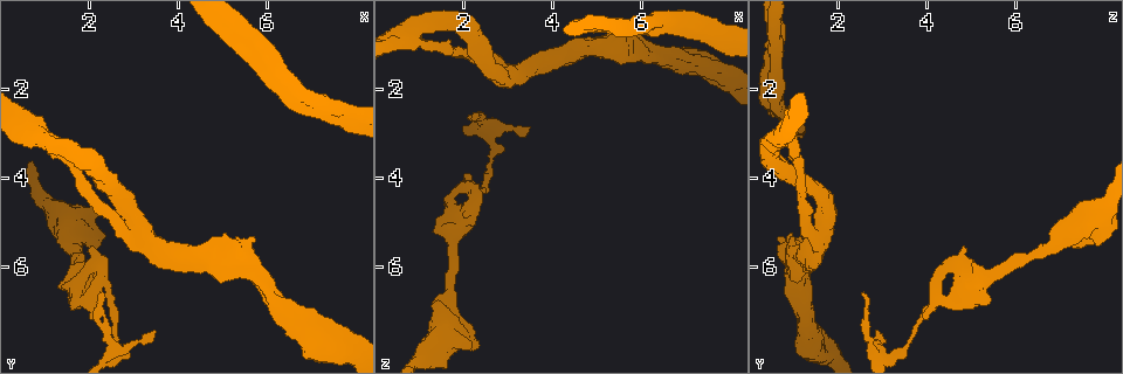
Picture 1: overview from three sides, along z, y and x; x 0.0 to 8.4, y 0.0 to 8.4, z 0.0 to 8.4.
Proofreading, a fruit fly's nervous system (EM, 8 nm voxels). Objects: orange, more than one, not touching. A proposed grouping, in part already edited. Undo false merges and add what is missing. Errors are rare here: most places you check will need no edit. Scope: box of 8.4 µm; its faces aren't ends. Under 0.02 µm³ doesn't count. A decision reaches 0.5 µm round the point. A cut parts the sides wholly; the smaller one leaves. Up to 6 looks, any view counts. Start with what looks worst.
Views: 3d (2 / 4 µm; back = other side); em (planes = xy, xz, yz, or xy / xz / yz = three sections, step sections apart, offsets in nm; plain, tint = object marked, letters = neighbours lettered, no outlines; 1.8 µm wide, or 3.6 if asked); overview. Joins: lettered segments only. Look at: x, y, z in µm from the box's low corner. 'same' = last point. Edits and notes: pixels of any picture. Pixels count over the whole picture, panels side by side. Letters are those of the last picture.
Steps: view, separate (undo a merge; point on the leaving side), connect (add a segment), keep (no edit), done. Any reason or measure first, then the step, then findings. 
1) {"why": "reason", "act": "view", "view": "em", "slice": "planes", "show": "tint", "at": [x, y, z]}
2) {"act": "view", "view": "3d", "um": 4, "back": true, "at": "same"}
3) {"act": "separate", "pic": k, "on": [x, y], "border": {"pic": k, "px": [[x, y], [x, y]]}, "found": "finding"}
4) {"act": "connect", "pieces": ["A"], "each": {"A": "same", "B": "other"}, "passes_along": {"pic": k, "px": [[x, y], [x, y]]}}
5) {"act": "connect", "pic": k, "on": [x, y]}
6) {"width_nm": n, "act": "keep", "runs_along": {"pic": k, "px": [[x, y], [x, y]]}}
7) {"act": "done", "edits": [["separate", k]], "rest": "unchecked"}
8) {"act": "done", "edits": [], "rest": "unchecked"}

{"why": "sharp bend", "act": "view", "view": "3d", "um": 4, "at": [2.25, 6.20, 4.30]}

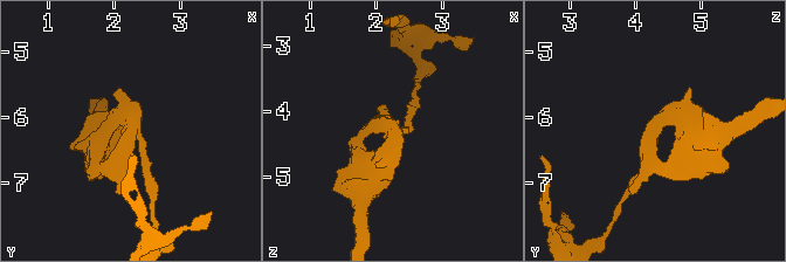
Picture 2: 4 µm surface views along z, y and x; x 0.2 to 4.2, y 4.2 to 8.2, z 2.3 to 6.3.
{"why": "now the EM", "act": "view", "view": "em", "slice": "xz", "step": 8, "show": "plain", "at": [2.30, 6.20, 4.25]}

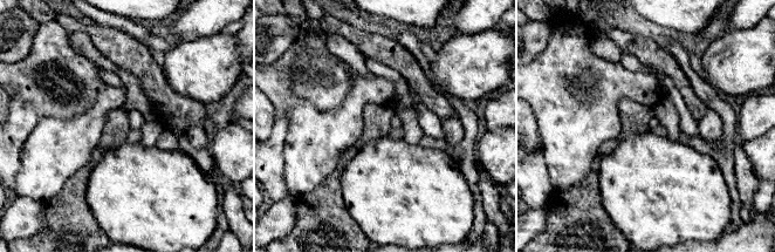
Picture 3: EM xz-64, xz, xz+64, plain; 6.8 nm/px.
{"why": "what lies round it", "act": "view", "view": "em", "slice": "xz", "step": 8, "show": "letters", "at": "same"}

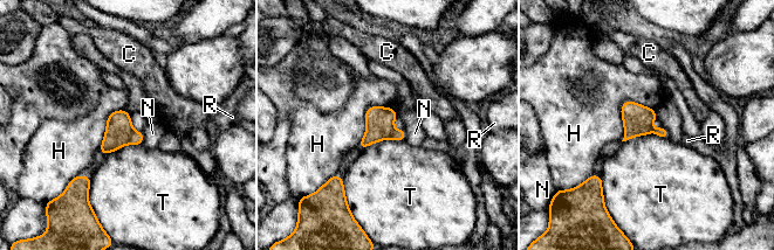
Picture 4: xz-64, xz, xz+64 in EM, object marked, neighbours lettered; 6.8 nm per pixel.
{"act": "separate", "pic": 4, "on": [136, 138], "each": {"C": "other", "H": "other", "N": "other", "R": "other", "T": "other"}, "border": {"pic": 4, "px": [[132, 130], [129, 143]]}, "found": "a second neuron is stuck on"}

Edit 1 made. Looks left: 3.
{"why": "three arms meet", "act": "view", "view": "em", "slice": "yz", "step": 4, "show": "tint", "at": [2.40, 4.10, 1.20]}

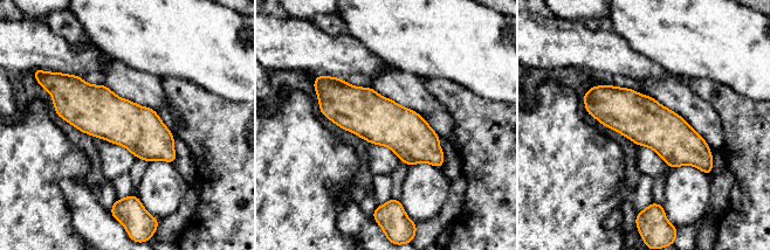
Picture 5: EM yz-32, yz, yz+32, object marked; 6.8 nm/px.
{"act": "view", "view": "em", "slice": "yz", "step": 4, "show": "letters", "at": "same"}

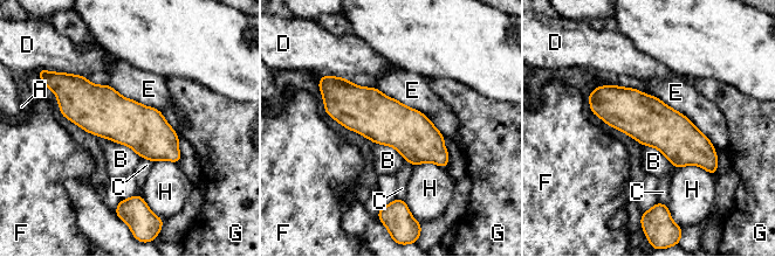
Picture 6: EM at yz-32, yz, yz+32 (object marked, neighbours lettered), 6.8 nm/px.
{"width_nm": 320, "act": "keep", "each": {"A": "other", "B": "other", "C": "other", "D": "other", "E": "other", "F": "other", "G": "other", "H": "other"}, "runs_along": {"pic": 6, "px": [[591, 97], [664, 127], [714, 160]]}, "found": "continuous, no second neuron"}

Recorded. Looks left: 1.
{"act": "done", "edits": [["separate", 4]], "rest": "unchecked"}

